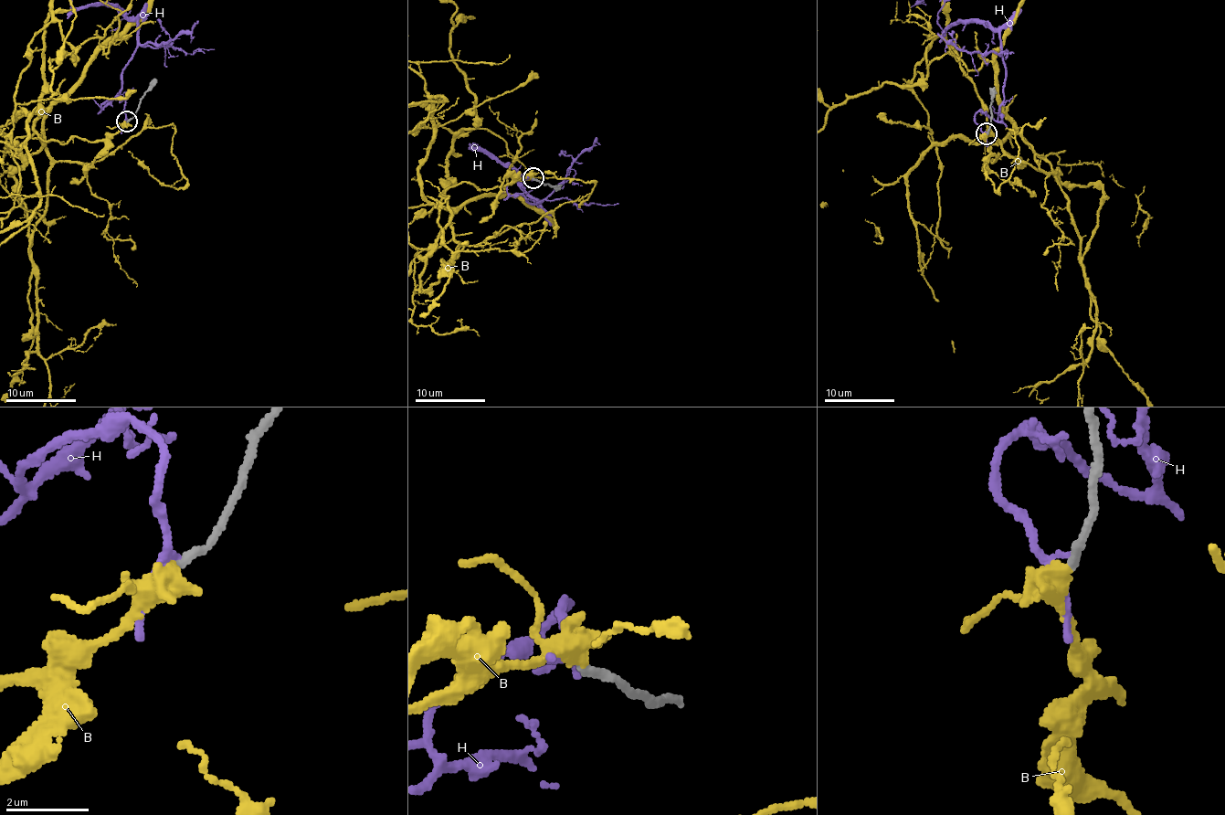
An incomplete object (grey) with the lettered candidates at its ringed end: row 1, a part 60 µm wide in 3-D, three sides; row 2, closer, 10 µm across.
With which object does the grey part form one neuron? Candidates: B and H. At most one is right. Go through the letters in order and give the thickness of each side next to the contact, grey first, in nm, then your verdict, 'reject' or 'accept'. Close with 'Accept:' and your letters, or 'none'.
B: 240/400 nm | accept
H: 240/130 nm | reject
Accept: B

